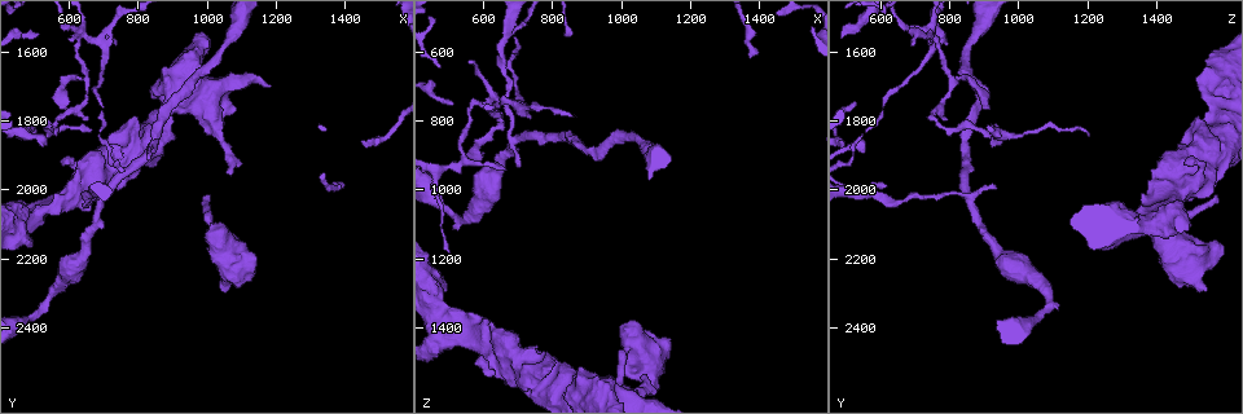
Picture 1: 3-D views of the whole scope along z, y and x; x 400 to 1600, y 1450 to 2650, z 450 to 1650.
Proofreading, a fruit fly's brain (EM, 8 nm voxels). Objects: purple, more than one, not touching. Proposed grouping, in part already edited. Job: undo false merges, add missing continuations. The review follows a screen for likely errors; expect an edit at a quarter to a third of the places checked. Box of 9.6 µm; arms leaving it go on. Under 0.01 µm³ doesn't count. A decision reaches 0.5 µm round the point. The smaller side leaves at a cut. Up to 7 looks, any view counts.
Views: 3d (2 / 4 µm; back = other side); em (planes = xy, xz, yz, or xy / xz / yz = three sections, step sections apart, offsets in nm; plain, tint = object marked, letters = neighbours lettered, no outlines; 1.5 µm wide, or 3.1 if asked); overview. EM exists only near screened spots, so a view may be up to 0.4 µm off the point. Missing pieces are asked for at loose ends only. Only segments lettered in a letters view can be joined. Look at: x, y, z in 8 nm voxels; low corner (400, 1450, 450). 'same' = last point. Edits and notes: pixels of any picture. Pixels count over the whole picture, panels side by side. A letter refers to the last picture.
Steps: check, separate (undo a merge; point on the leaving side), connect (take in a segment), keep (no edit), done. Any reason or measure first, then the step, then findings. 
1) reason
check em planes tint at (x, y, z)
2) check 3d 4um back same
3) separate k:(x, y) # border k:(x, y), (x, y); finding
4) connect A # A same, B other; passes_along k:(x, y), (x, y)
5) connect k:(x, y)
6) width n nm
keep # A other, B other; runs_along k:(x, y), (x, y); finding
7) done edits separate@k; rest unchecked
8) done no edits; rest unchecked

a fork
check 3d 4um at (700, 2020, 860)

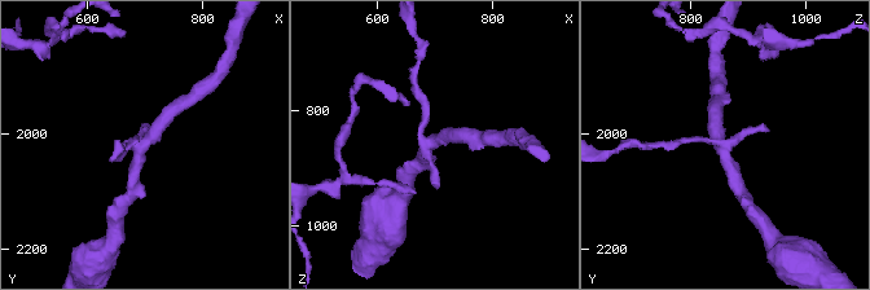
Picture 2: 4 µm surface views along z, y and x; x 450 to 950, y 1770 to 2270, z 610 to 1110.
check em yz step 4 tint at (685, 2030, 850)

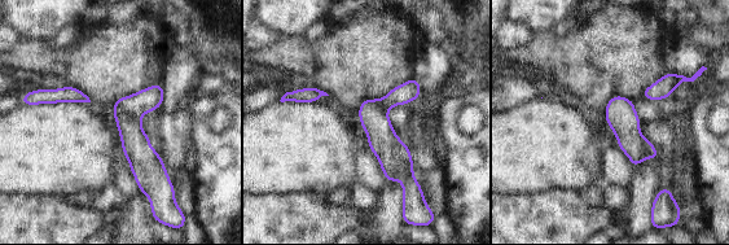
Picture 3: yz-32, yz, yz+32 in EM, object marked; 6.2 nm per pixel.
another direction
check em planes letters same

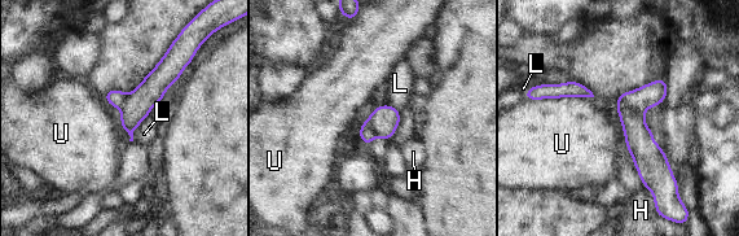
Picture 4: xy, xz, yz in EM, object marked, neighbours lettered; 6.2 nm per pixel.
width 180 nm
separate 4:(652, 94) # H other, L other, U other; border 4:(617, 100), (621, 100), (642, 114); two neurons meet here

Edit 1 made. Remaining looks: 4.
abrupt turn
check 3d 4um at (580, 1780, 750)

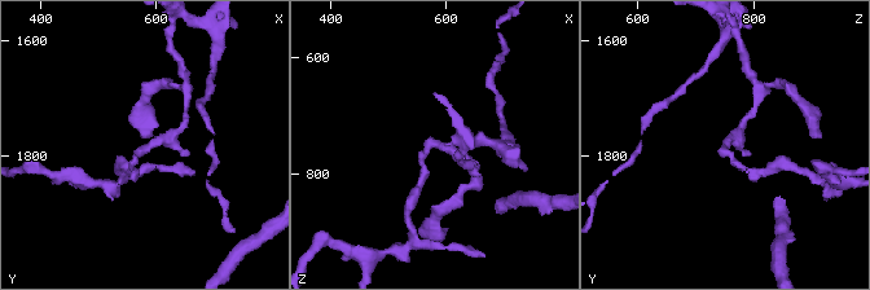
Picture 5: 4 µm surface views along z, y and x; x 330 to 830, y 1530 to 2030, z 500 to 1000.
shape alone is not enough
check em planes letters at (575, 1790, 750)

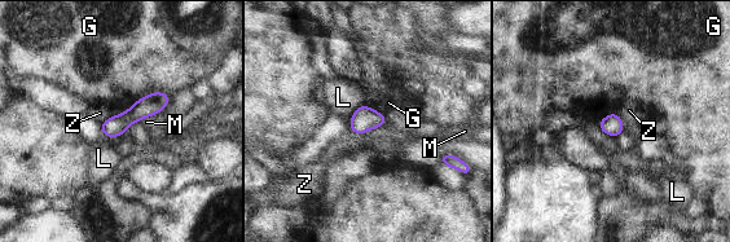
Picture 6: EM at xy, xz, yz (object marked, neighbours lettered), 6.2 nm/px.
longest_contact Z 220 nm
keep # G other, L other, M other, Z other; runs_along 6:(166, 97), (140, 109), (105, 131); one neuron here

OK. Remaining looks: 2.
check em planes tint at (1050, 2290, 1540)

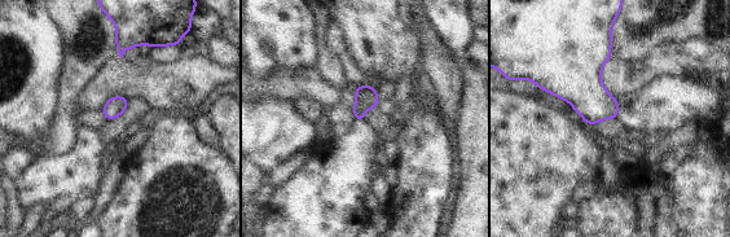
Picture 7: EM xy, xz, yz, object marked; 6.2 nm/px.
check em planes letters same

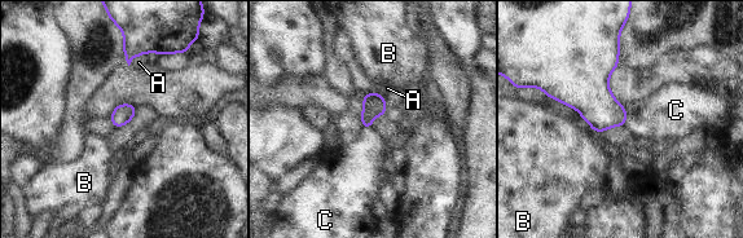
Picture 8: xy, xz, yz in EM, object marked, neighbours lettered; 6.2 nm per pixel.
connect C # A other, B other, C same; passes_along 8:(593, 98), (627, 118), (665, 113); the neuron continues

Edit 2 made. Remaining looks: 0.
done edits separate@4, connect@8; rest unchecked

